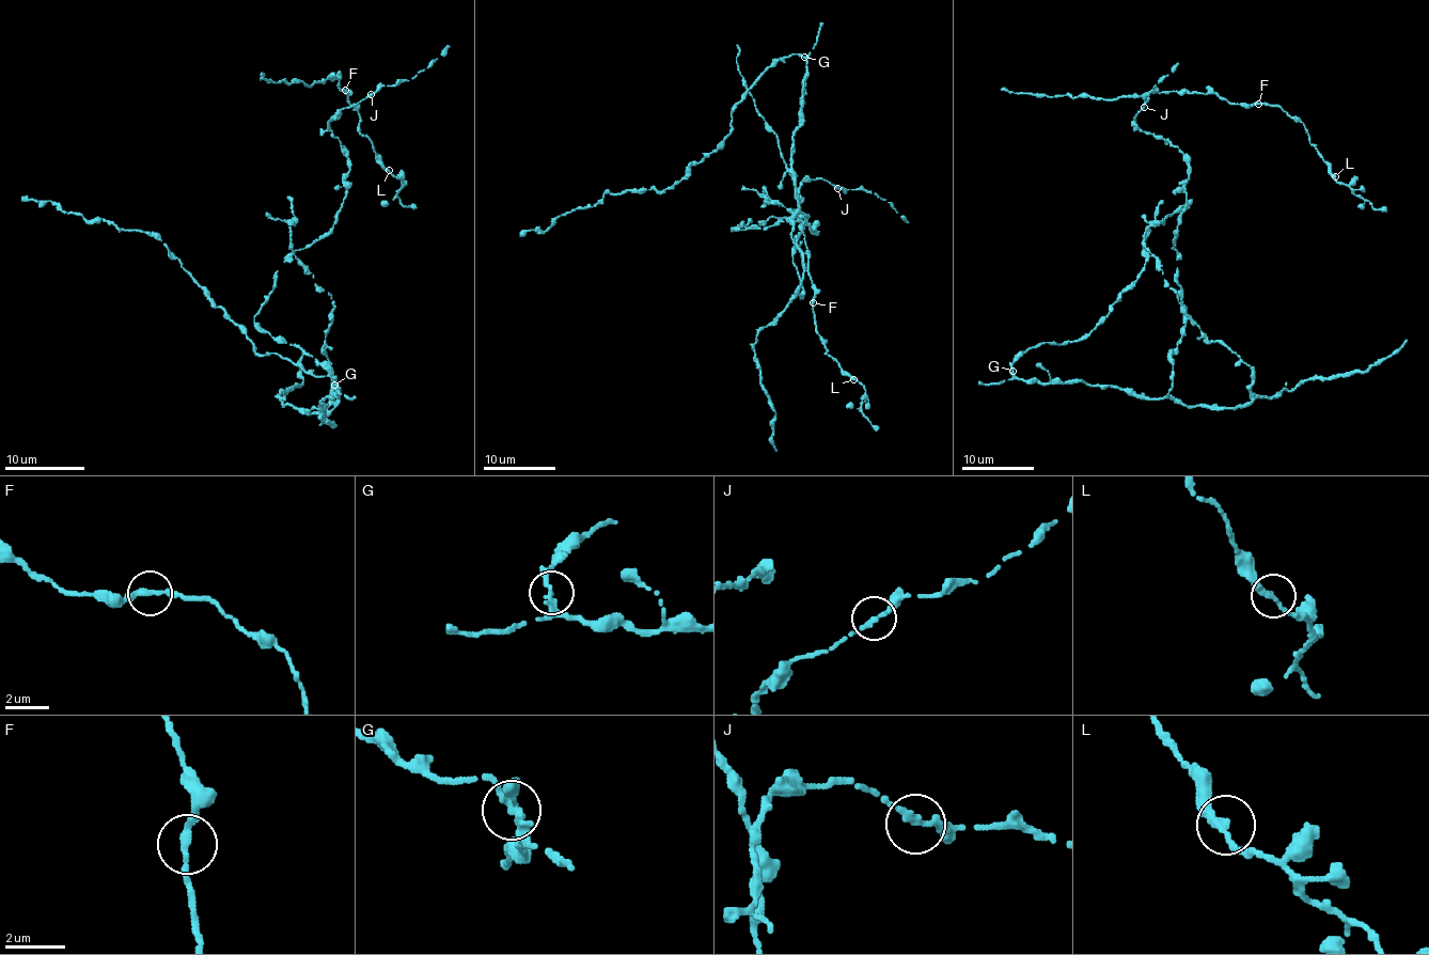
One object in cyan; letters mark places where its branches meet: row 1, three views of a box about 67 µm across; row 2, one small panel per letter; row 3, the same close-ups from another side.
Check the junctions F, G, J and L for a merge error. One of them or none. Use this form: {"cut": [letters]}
{"cut": []}

